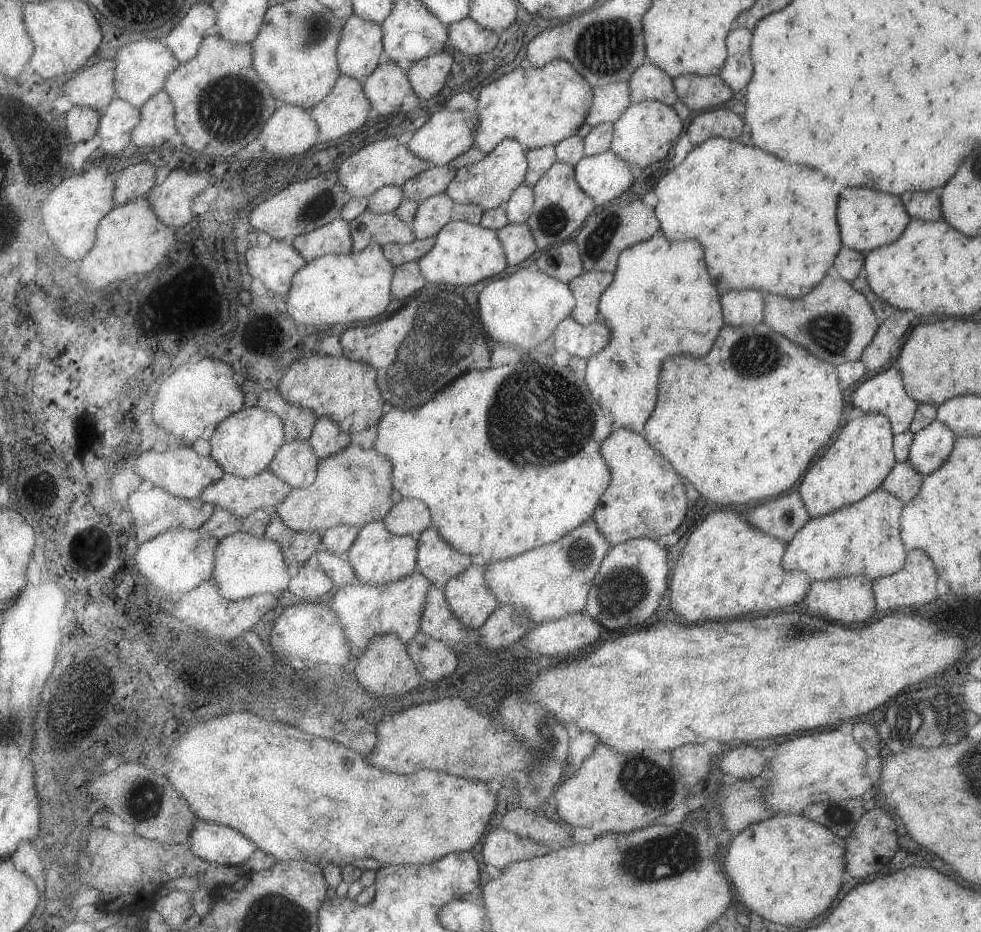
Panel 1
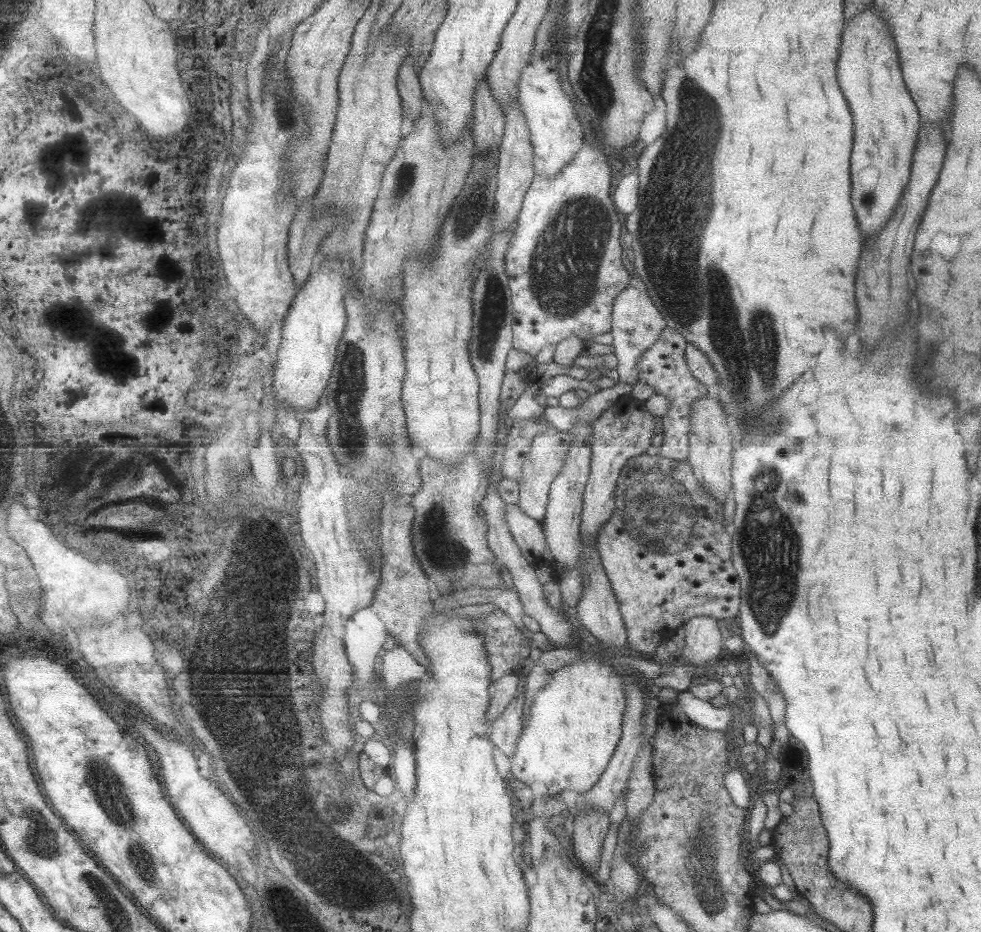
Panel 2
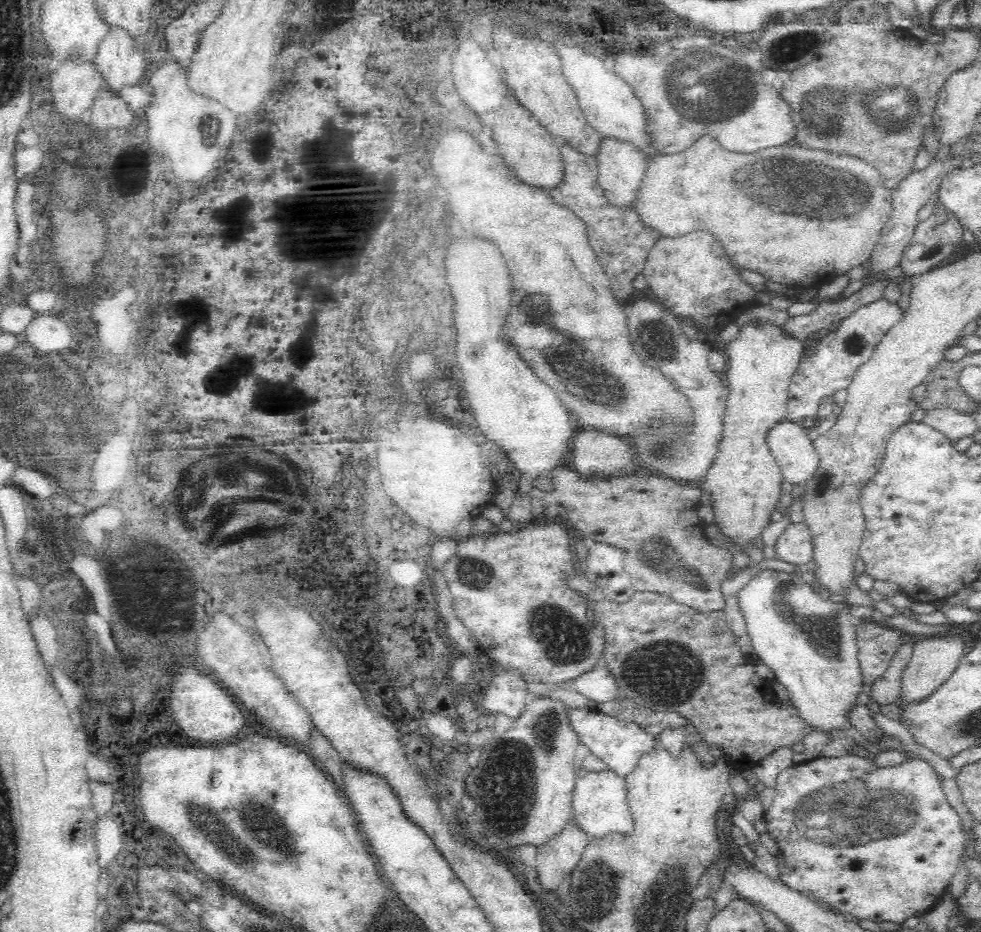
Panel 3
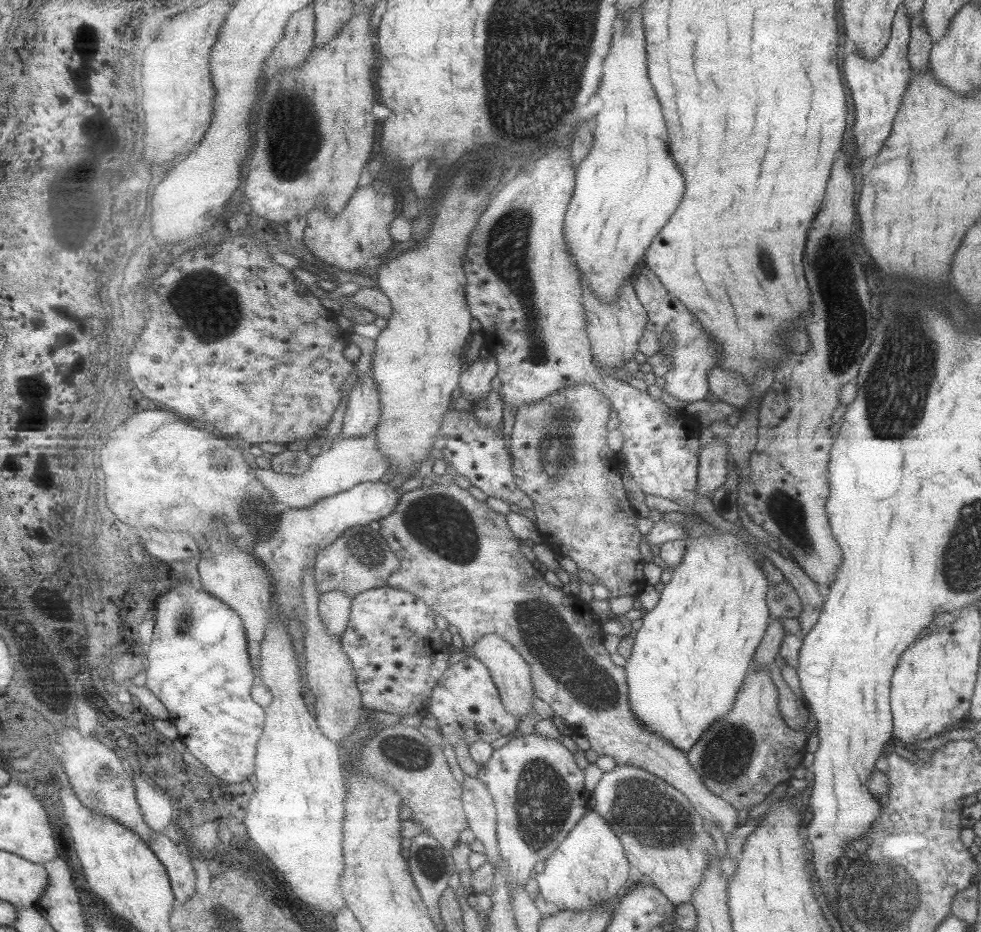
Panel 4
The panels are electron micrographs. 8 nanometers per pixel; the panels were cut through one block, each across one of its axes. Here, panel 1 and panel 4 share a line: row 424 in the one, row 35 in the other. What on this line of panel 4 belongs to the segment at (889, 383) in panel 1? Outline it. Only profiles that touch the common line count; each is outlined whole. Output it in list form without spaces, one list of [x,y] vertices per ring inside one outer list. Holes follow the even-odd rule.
[[[901,4],[895,11],[889,41],[875,59],[863,59],[859,51],[847,54],[843,60],[843,78],[851,92],[855,115],[851,136],[855,142],[855,158],[862,163],[871,154],[875,154],[887,140],[892,129],[893,119],[899,111],[901,100],[911,79],[911,68],[907,63],[910,21]]]

